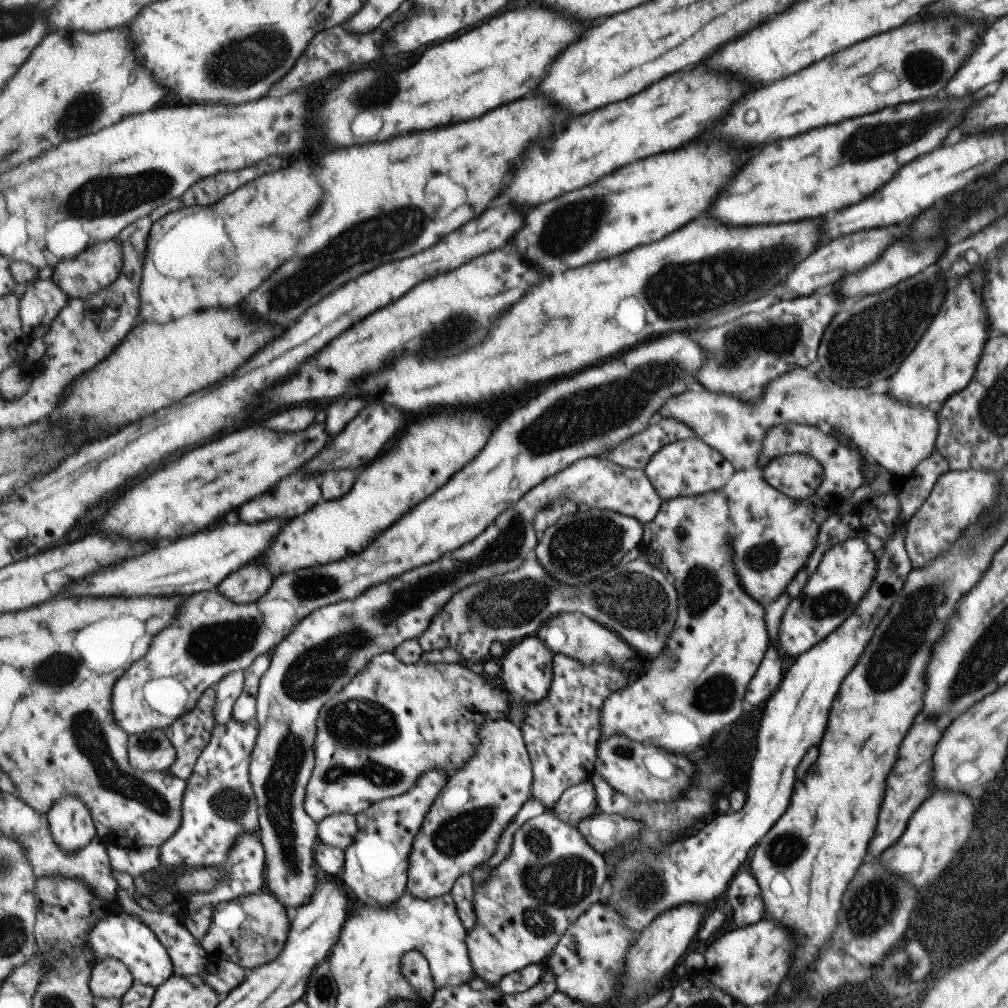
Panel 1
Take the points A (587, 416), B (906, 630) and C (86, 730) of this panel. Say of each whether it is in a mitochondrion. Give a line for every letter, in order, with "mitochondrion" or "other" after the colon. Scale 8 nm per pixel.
A: mitochondrion
B: mitochondrion
C: mitochondrion

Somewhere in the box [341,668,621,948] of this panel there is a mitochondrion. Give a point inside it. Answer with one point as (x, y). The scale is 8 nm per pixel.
(554, 883)

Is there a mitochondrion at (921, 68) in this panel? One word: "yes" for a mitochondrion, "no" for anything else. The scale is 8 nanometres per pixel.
yes

